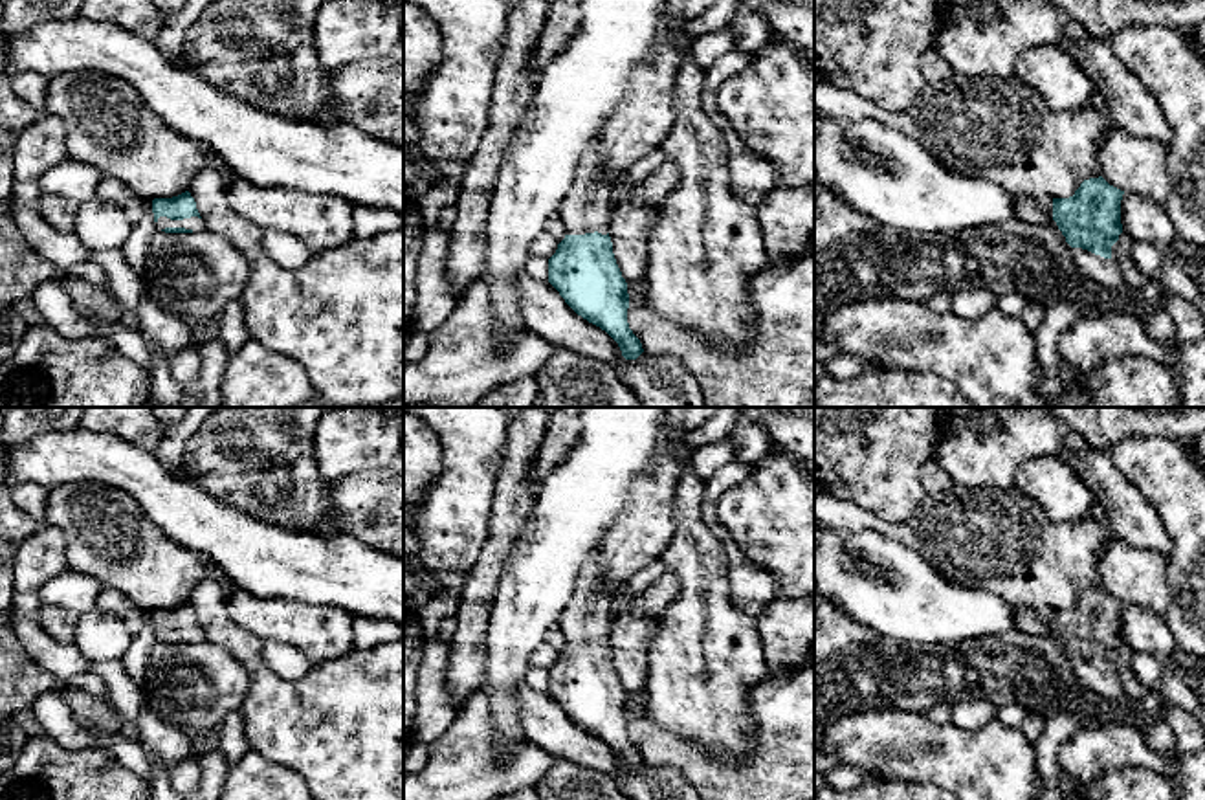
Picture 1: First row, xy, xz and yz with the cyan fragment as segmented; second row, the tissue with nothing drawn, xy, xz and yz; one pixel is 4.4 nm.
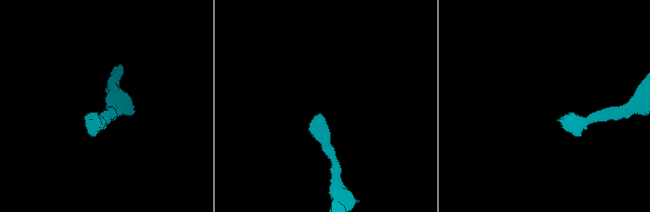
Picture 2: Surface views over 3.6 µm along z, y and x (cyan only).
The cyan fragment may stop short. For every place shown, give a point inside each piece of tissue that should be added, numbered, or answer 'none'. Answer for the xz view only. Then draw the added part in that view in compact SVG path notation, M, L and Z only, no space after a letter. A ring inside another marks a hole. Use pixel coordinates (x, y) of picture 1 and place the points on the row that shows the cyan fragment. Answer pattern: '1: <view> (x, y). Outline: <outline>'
1: xz (587, 208). Outline: M600 132L578 160L574 185L556 211L565 226L565 235L609 233L618 194L605 183L596 183L605 165L598 143Z

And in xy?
1: xy (193, 222). Outline: M160 217L156 222L156 229L161 231L165 228L185 228L193 231L205 229L204 220L198 217L183 218L183 220L171 220L167 217Z

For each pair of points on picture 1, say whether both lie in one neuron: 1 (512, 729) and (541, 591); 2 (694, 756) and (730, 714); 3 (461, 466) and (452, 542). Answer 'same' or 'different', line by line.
1: same
2: different
3: same

